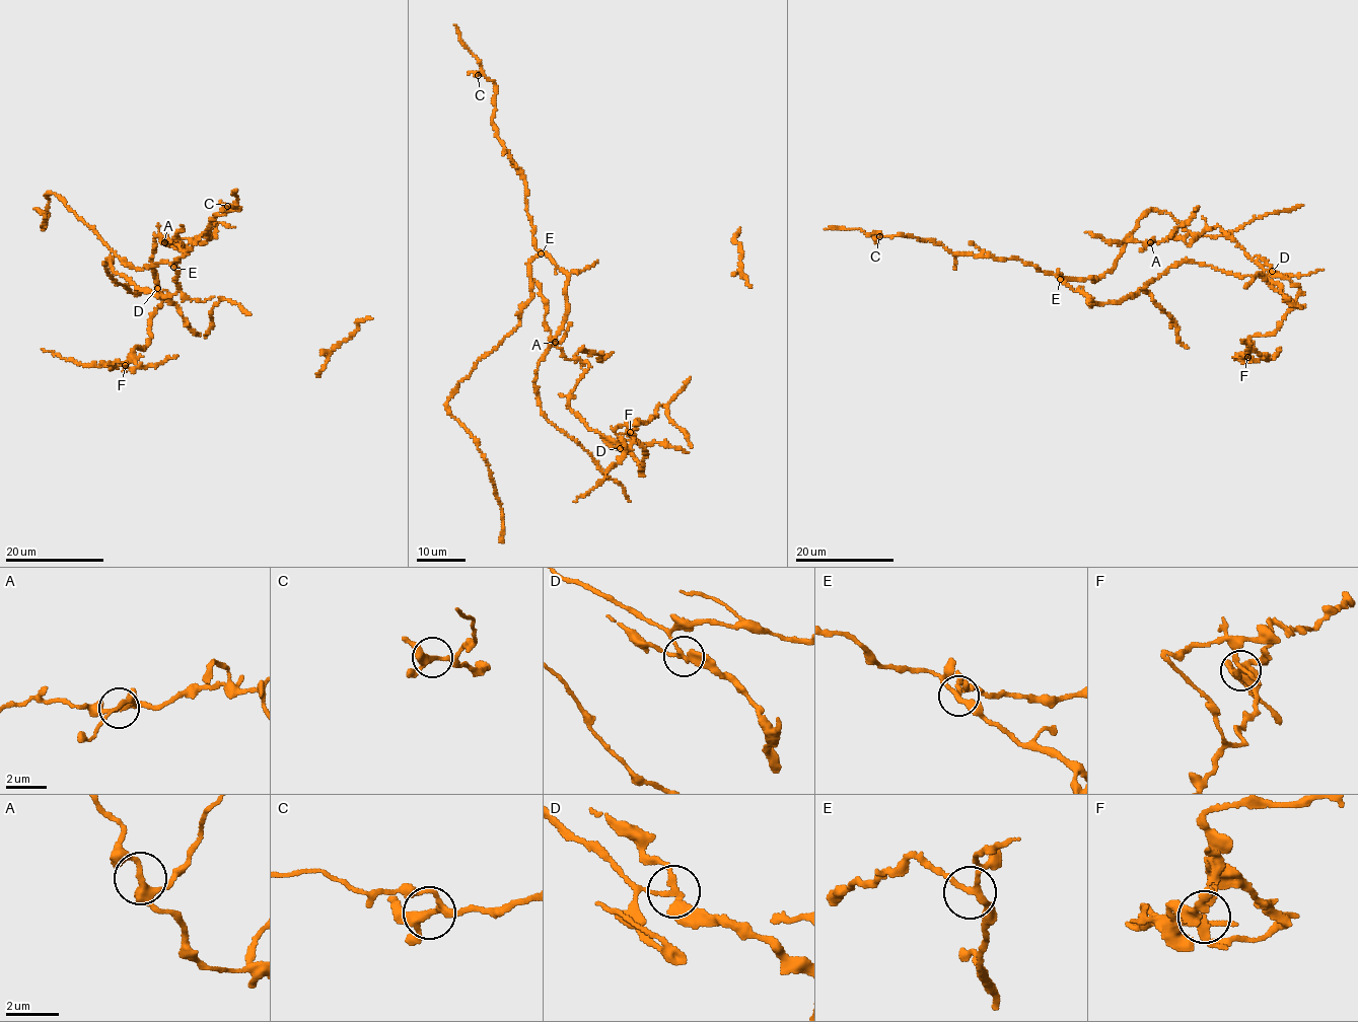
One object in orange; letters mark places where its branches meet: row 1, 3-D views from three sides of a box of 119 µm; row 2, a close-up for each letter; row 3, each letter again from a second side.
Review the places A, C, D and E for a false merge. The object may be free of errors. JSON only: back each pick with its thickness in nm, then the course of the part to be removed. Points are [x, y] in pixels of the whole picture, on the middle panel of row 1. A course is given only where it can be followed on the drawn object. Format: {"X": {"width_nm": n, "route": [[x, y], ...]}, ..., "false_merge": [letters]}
{"D": {"width_nm": 240, "route": [[620, 448], [641, 471], [647, 455], [627, 430], [633, 437], [630, 450], [574, 502]]}, "false_merge": ["D"]}

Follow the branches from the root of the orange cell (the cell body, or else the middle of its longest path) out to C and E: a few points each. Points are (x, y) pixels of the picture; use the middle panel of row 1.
C: (539, 400), (535, 372), (564, 322), (568, 274), (534, 246), (524, 175), (491, 121), (495, 84), (478, 75)
E: (539, 400), (535, 372), (539, 362), (564, 322), (568, 276), (551, 259), (541, 253)

